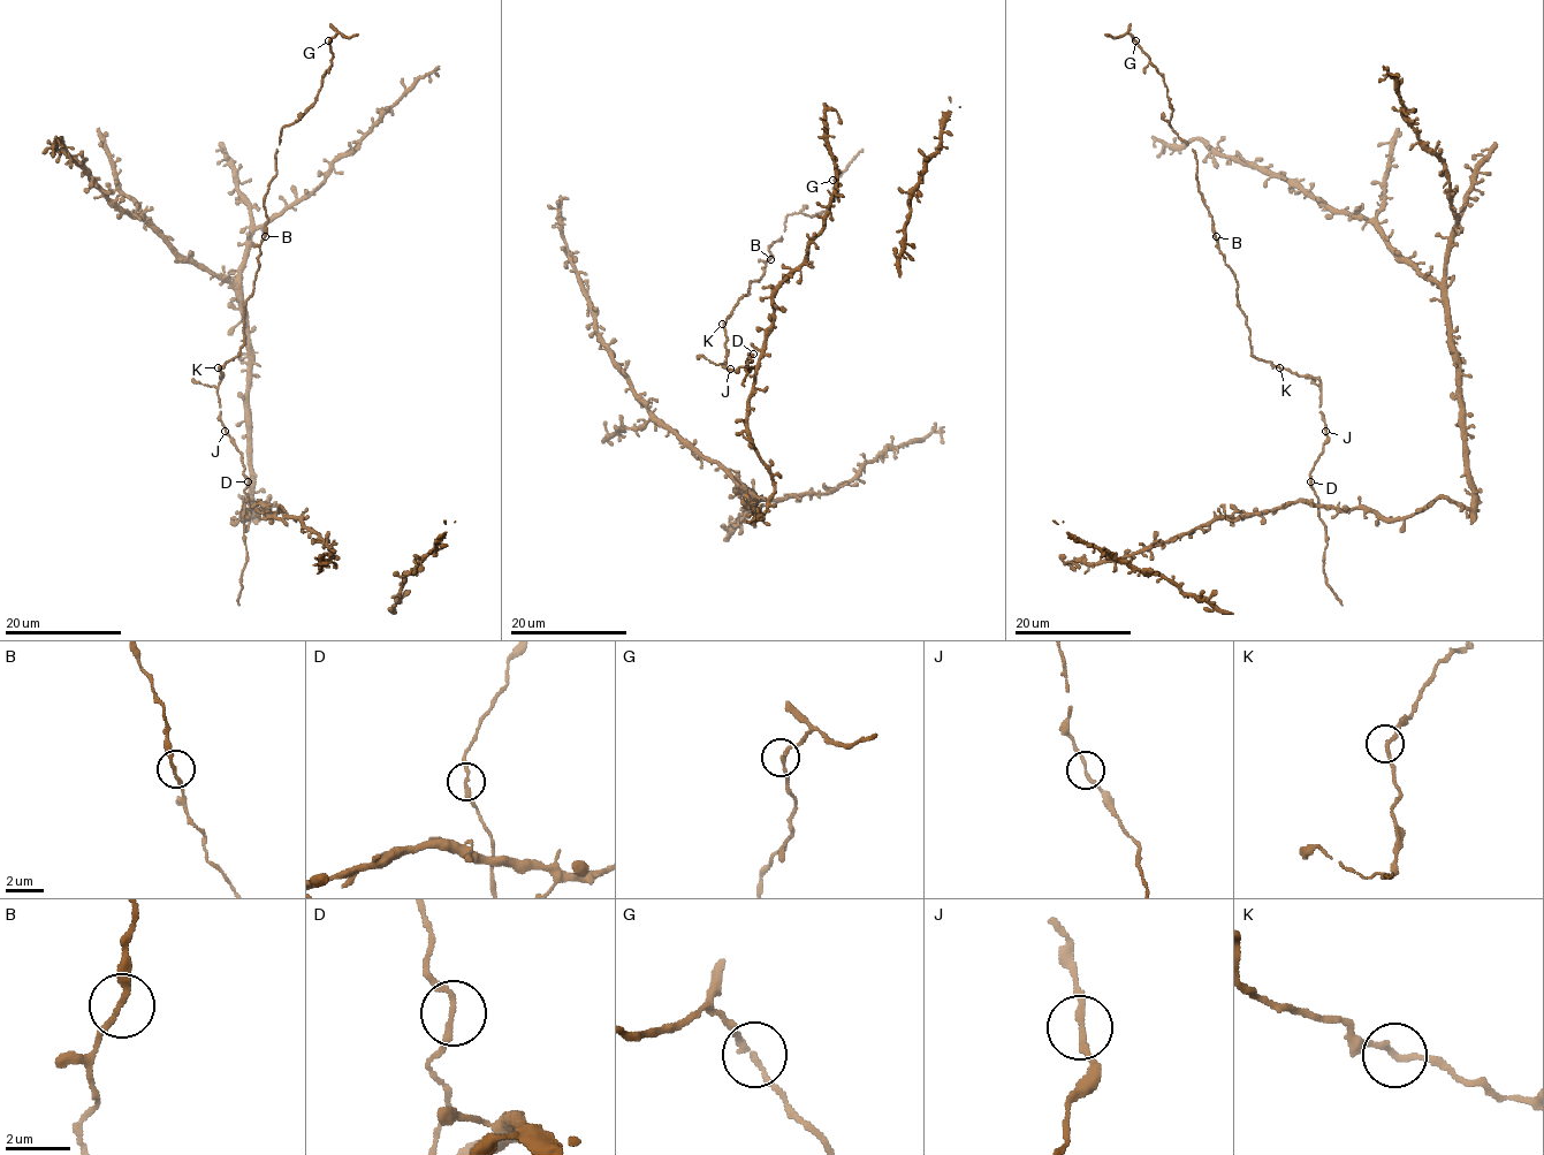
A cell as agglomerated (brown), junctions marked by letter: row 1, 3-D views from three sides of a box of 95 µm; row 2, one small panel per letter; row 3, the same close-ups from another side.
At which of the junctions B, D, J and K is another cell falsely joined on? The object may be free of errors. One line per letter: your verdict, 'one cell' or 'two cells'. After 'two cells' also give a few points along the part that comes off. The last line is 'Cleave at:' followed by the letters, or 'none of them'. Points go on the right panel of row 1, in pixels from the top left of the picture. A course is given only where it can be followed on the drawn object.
B: one cell
D: one cell
J: one cell
K: one cell
Cleave at: none of them

